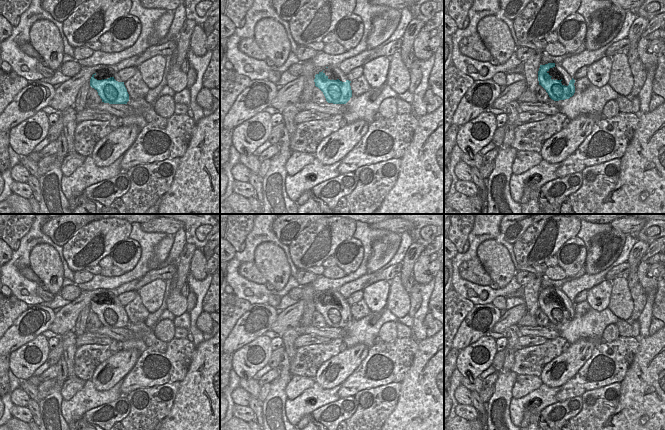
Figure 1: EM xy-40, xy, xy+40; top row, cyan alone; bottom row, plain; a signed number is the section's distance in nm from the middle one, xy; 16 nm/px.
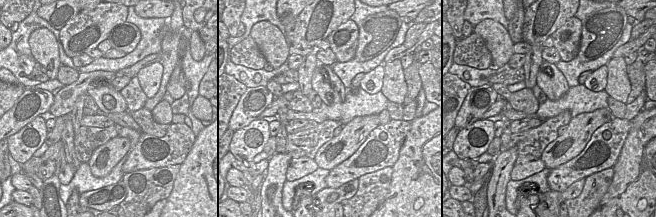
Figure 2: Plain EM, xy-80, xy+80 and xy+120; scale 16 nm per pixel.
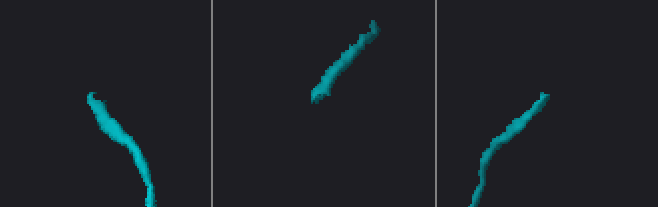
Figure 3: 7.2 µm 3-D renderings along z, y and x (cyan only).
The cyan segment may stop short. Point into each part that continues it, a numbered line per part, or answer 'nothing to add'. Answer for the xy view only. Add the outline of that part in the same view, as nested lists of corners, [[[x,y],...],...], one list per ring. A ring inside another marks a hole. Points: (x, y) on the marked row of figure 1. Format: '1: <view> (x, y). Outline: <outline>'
1: xy (341, 76). Outline: [[[331,66],[331,69],[333,69],[337,74],[335,75],[333,72],[330,75],[328,72],[323,73],[330,79],[330,80],[337,80],[339,79],[342,82],[346,82],[348,80],[347,76],[340,70],[338,66]]]

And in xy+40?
1: xy+40 (559, 73). Outline: [[[555,63],[555,69],[550,68],[547,73],[551,76],[553,80],[560,80],[562,85],[569,85],[569,82],[572,80],[572,77],[566,72],[566,70],[560,65]]]

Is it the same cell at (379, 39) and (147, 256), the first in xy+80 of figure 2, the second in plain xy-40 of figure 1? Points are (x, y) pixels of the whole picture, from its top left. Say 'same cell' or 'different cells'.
different cells

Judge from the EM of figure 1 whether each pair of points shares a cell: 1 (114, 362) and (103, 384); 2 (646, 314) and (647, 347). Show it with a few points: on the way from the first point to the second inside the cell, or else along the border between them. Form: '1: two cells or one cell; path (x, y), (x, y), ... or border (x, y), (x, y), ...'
1: one cell; path (117, 368), (109, 380)
2: two cells; border (648, 335), (640, 337)

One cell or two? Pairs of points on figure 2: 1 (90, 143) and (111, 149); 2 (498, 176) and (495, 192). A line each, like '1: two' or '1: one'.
1: two
2: one

